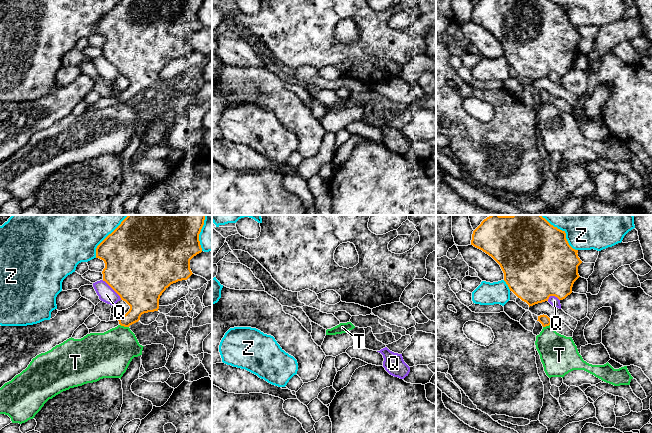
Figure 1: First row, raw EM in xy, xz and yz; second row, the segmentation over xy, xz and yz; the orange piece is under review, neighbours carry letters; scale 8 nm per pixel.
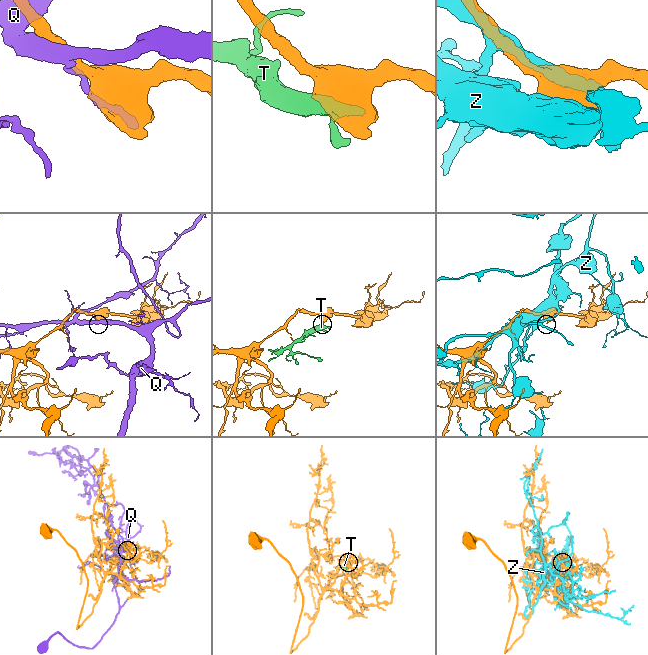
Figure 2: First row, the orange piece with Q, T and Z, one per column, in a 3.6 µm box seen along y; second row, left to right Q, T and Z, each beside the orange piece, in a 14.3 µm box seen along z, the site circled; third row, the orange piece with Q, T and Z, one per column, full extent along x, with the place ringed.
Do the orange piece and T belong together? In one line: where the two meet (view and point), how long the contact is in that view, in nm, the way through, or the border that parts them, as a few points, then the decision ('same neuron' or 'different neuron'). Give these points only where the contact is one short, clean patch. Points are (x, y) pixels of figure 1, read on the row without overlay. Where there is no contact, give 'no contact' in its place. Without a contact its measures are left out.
xy (124, 102) | 80 nm | along xy (120, 100), (128, 103) | different neuron

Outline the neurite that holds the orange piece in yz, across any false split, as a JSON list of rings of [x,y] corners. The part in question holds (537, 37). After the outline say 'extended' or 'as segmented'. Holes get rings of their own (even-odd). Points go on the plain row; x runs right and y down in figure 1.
[[[480,0],[473,7],[471,21],[500,41],[510,67],[529,83],[548,77],[550,72],[565,75],[580,53],[578,26],[569,21],[565,7],[551,0]]]; as segmented

